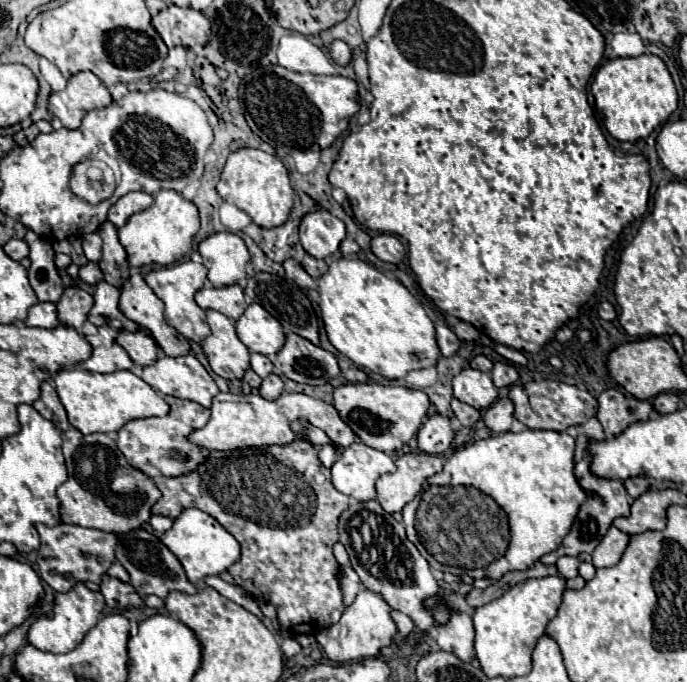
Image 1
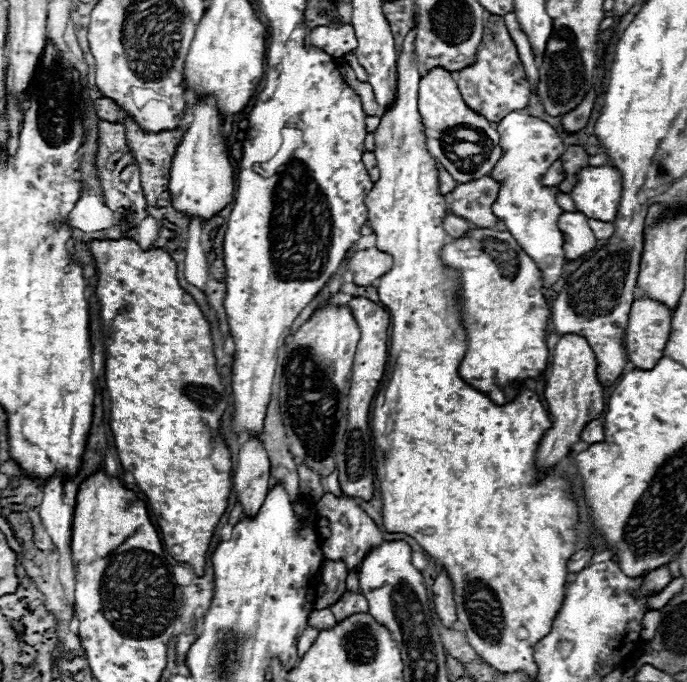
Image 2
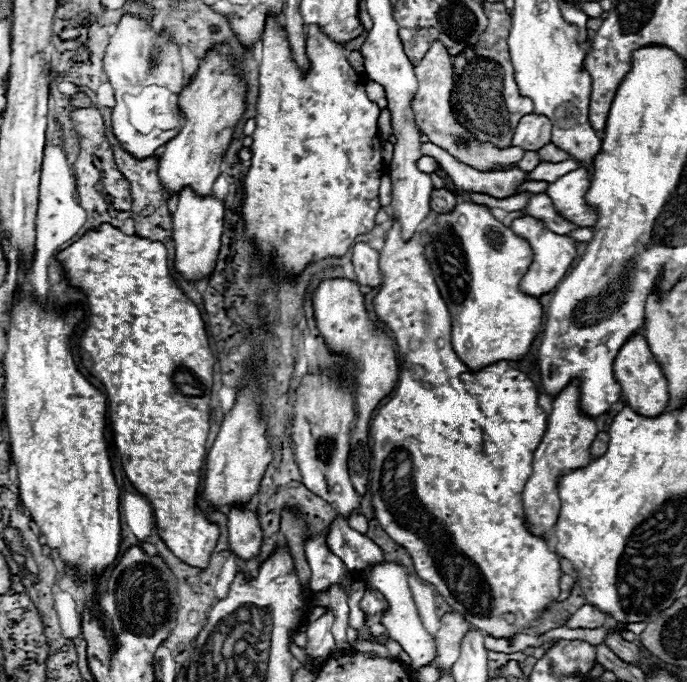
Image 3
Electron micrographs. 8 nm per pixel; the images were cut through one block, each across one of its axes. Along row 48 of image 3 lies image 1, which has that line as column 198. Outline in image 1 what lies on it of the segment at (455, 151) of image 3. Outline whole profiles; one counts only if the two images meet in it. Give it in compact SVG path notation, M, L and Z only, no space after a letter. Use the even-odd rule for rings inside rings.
M284 392L278 400L264 400L256 394L218 394L210 408L210 420L204 428L192 430L188 436L200 448L206 450L236 450L236 448L250 448L250 446L266 446L266 444L288 444L298 436L290 432L290 422L296 418L308 418L310 424L322 428L338 448L346 448L354 442L354 434L350 428L340 420L338 412L328 406L326 402L306 396L306 394L288 394Z

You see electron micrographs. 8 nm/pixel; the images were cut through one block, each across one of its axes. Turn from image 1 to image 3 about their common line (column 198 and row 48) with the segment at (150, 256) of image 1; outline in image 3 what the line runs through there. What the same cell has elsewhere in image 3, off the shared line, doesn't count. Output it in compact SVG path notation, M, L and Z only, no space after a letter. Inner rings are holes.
M228 46L208 52L190 84L180 92L180 110L186 116L184 128L164 146L164 154L158 162L158 178L166 196L180 194L186 186L190 186L198 196L212 194L212 184L220 176L224 152L240 116L244 114L244 94L246 82L232 74Z

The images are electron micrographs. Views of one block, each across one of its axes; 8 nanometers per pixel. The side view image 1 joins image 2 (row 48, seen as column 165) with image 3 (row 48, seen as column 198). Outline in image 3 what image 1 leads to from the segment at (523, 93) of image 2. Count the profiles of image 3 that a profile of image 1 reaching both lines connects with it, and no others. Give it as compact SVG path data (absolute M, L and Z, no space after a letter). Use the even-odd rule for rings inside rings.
M484 2L484 14L488 16L488 26L476 44L468 46L464 52L456 54L454 64L454 86L450 94L450 106L456 120L474 134L480 142L490 142L498 148L508 148L512 144L514 130L522 116L532 114L532 100L520 96L514 66L510 60L508 36L512 28L512 16L502 2Z

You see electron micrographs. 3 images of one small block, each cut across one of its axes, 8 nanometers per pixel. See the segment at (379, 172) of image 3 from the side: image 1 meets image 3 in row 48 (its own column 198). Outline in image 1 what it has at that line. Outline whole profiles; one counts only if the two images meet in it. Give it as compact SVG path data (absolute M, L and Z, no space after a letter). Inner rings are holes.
M184 260L184 262L178 262L174 266L168 266L168 268L148 272L144 278L146 284L150 286L150 290L164 302L166 322L178 334L182 334L186 340L196 342L196 344L200 344L210 334L210 326L206 324L206 312L194 302L194 294L206 286L206 274L208 274L208 268L204 264Z

